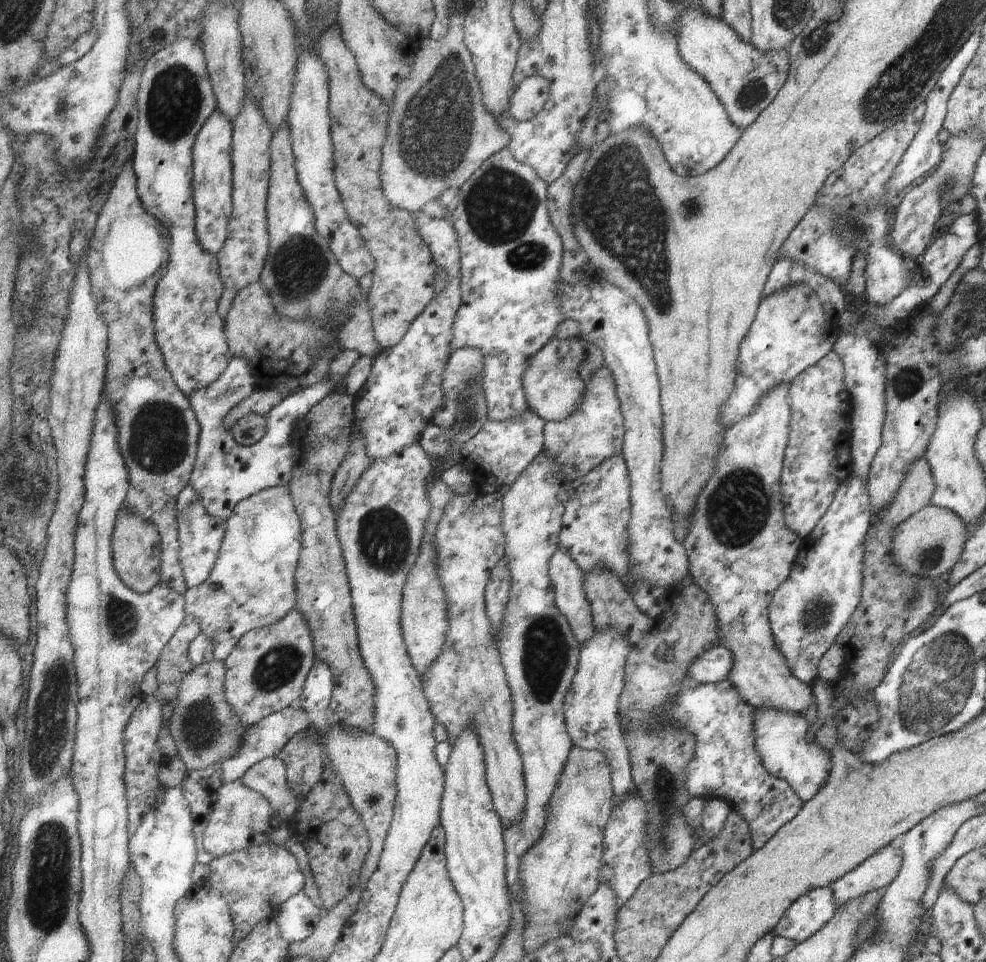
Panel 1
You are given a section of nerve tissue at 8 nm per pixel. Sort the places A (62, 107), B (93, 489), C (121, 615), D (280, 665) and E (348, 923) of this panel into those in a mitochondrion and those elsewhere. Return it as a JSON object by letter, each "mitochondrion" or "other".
{"A":"other","B":"other","C":"mitochondrion","D":"mitochondrion","E":"other"}

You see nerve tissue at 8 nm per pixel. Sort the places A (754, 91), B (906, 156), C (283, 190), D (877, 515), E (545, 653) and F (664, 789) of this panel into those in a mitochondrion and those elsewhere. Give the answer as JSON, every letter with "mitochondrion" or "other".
{"A":"mitochondrion","B":"other","C":"other","D":"other","E":"mitochondrion","F":"mitochondrion"}

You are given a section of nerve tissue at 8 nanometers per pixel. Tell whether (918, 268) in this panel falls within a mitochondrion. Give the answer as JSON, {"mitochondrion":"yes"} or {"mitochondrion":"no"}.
{"mitochondrion":"no"}

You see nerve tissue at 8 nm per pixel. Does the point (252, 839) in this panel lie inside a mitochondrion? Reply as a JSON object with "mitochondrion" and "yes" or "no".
{"mitochondrion":"no"}

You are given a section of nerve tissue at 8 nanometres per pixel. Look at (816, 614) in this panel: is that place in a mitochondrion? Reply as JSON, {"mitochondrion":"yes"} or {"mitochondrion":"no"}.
{"mitochondrion":"yes"}

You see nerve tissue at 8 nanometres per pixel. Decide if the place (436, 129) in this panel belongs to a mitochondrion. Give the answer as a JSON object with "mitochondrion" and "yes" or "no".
{"mitochondrion":"yes"}

